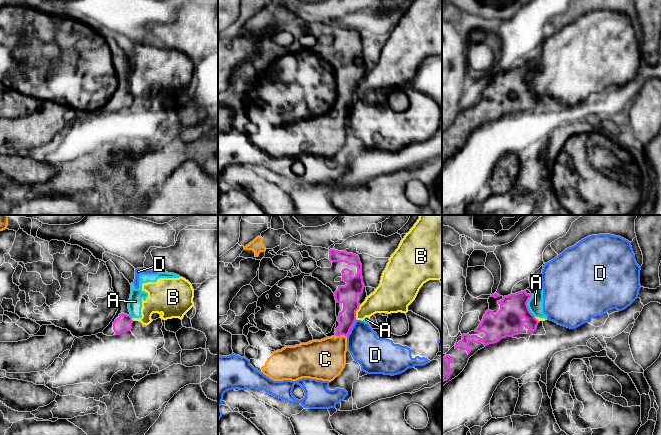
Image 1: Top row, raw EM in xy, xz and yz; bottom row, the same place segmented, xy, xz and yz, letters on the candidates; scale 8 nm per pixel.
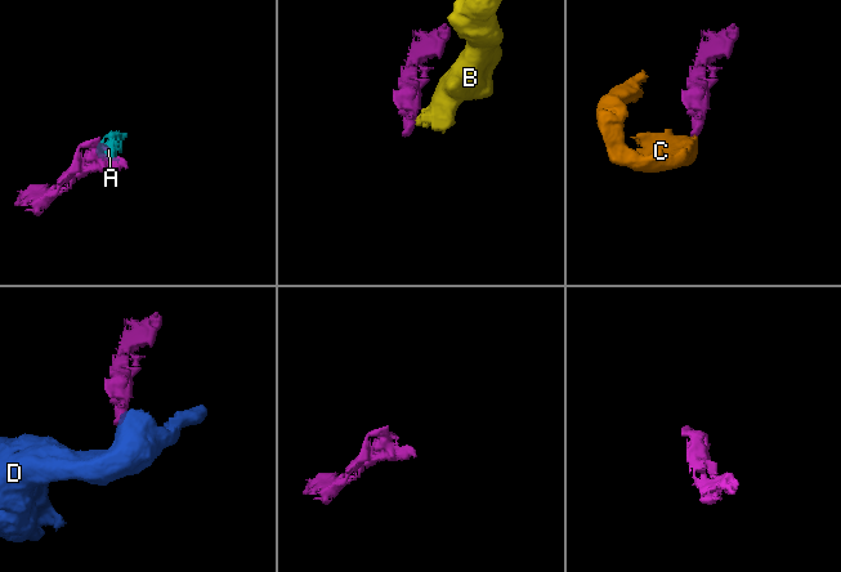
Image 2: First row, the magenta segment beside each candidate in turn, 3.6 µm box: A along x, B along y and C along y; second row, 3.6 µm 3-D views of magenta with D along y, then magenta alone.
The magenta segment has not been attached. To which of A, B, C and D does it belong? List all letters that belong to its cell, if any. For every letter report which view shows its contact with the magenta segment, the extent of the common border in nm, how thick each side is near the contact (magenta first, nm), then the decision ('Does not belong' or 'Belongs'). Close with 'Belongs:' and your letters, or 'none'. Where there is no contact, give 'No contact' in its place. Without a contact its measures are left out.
A: Touches magenta in yz. Shared border 120 nm. Thickness 240 nm (magenta) against 130 nm. Does not belong
B: Touches magenta in xz. Shared border 120 nm. Thickness 150 nm (magenta) against 200 nm. Does not belong
C: Touches magenta in xz. Shared border 90 nm. Thickness 140 nm (magenta) against 320 nm. Belongs
D: Touches magenta in xz. Shared border 150 nm. Thickness 140 nm (magenta) against 260 nm. Does not belong
Belongs: C

